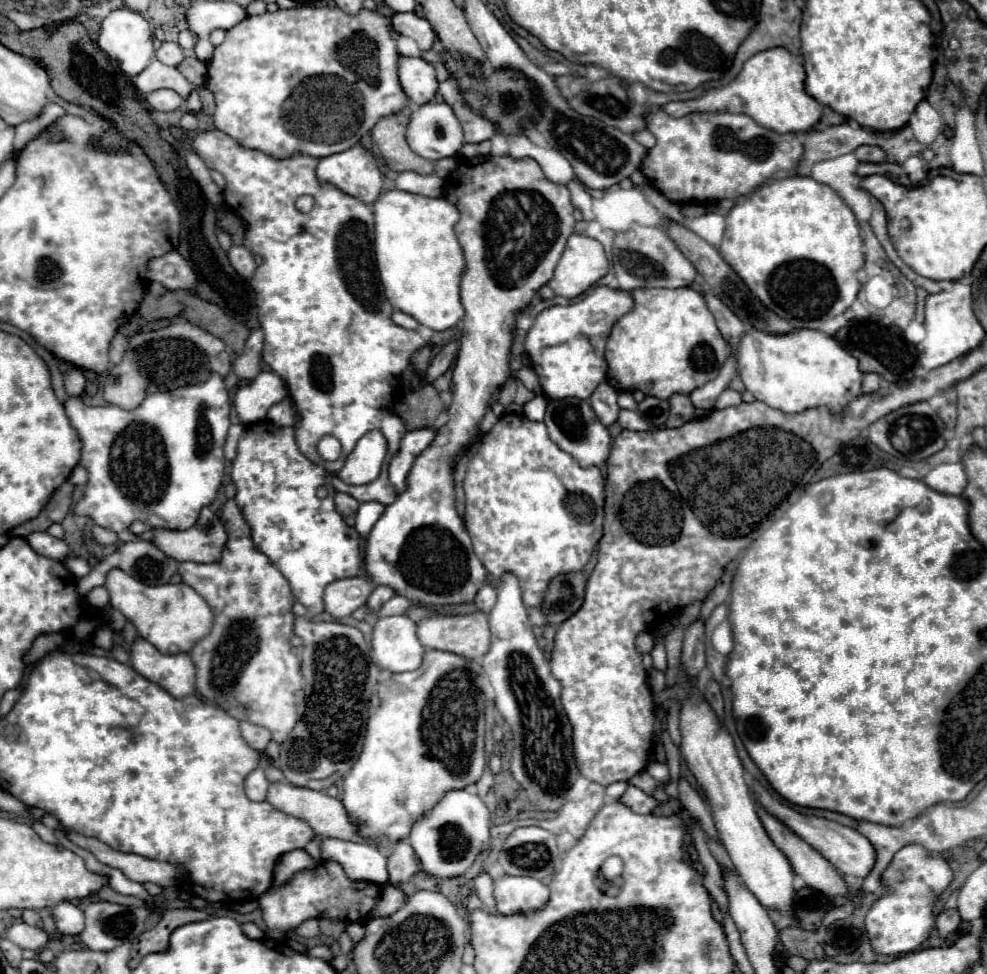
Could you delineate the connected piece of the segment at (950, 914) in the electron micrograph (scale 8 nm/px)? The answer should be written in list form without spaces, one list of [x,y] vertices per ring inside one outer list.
[[[943,910],[943,912],[939,912],[937,922],[935,922],[935,928],[937,928],[939,938],[945,940],[951,932],[957,930],[959,922],[961,922],[961,918],[959,918],[959,912],[957,910]]]

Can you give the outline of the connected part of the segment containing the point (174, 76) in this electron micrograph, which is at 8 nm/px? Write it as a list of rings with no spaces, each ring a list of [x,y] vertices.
[[[153,60],[141,74],[133,78],[133,82],[143,94],[151,94],[153,90],[159,90],[159,88],[171,88],[179,92],[183,98],[187,98],[189,92],[195,88],[185,80],[185,76],[177,68],[167,66],[159,60]]]

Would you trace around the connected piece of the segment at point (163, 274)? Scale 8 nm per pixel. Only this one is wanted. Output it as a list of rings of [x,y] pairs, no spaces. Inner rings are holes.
[[[175,250],[167,252],[163,256],[151,258],[151,262],[147,262],[147,278],[151,282],[159,282],[167,290],[193,288],[197,282],[197,276],[191,270],[191,266],[187,266],[187,262],[179,260],[179,258],[181,258],[181,254]]]

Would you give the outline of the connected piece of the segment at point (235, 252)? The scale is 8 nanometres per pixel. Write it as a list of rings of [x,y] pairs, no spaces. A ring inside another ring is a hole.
[[[231,246],[231,250],[227,254],[231,260],[231,266],[237,270],[239,276],[243,276],[243,278],[253,276],[253,272],[257,268],[257,260],[245,246]]]

